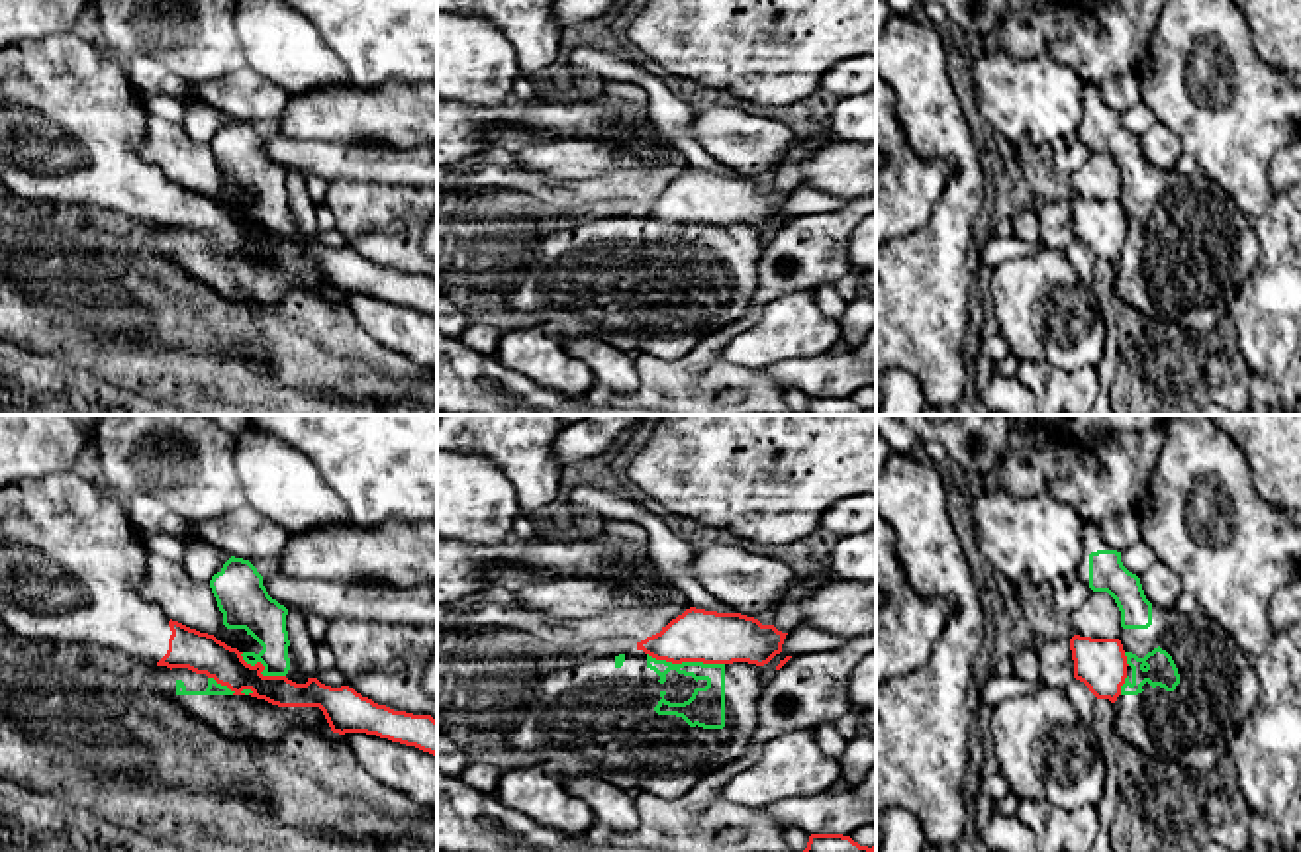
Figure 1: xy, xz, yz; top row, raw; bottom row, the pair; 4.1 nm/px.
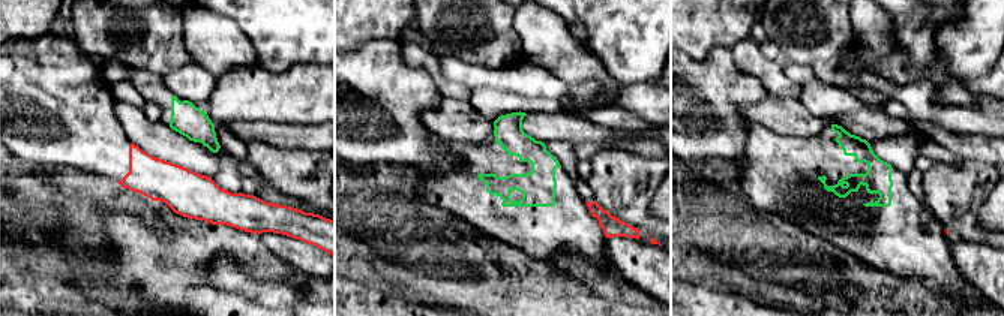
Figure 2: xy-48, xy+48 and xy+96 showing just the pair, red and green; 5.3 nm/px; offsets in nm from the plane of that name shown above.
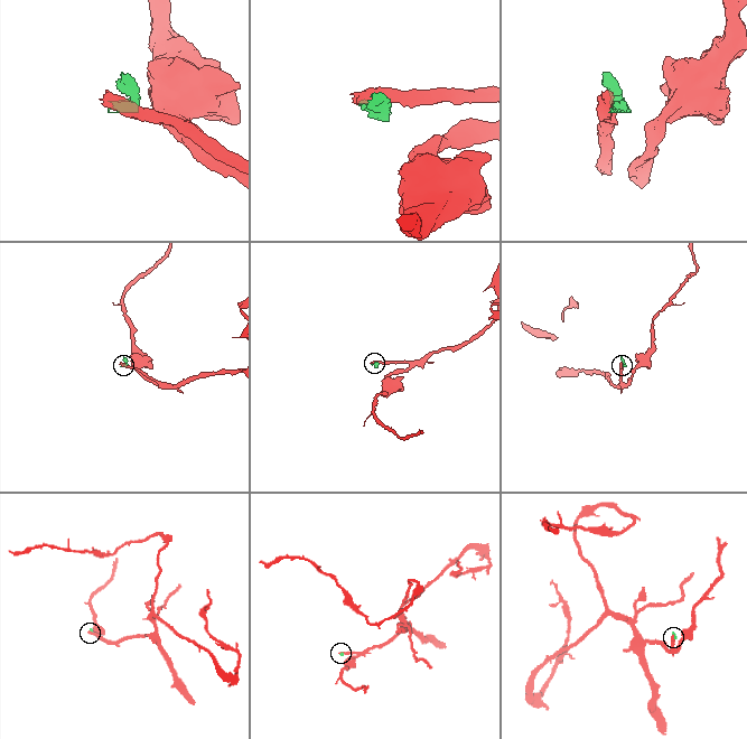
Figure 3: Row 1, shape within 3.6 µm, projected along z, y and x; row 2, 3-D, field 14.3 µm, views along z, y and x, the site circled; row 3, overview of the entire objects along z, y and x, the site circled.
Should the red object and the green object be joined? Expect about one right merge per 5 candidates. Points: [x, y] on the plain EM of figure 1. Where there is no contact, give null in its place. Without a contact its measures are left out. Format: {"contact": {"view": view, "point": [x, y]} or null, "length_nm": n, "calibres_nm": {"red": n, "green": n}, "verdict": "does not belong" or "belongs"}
{"contact": {"view": "xz", "point": [686, 222]}, "length_nm": 320, "calibres_nm": {"red": 220, "green": 160}, "verdict": "does not belong"}

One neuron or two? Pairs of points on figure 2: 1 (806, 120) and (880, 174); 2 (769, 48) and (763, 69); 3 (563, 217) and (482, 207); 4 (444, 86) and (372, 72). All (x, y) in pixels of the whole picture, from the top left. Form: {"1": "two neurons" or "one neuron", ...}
{"1": "two neurons", "2": "two neurons", "3": "one neuron", "4": "two neurons"}

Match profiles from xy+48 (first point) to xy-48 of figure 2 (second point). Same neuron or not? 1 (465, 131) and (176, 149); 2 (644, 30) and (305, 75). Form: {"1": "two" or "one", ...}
{"1": "one", "2": "two"}

